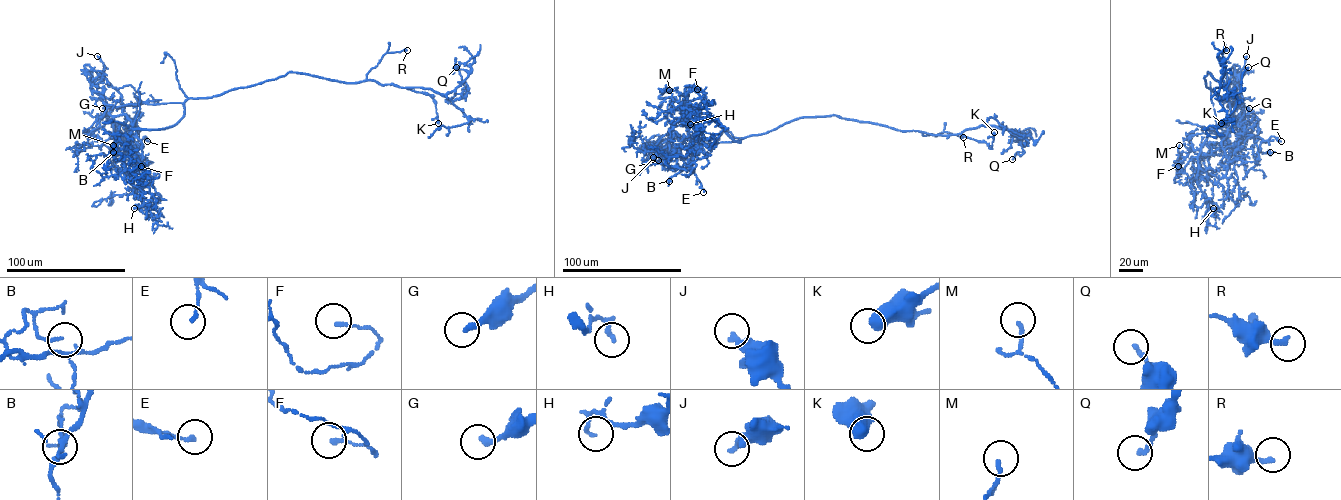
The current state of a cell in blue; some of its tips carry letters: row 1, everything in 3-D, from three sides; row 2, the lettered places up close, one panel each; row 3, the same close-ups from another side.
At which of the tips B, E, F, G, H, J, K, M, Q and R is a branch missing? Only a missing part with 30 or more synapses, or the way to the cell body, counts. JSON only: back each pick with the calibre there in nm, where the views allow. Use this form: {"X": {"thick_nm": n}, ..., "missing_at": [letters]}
{"missing_at": []}

